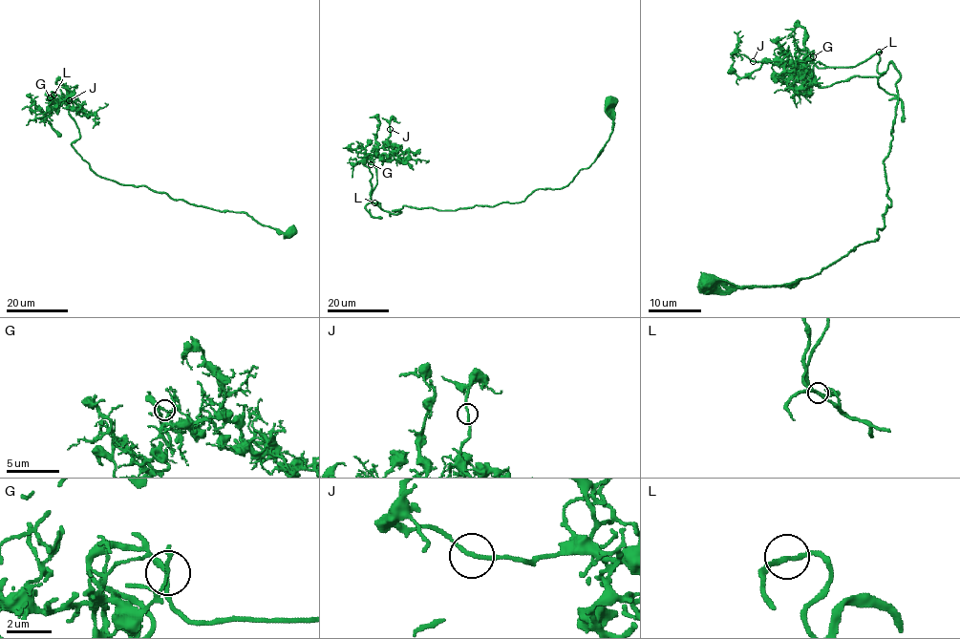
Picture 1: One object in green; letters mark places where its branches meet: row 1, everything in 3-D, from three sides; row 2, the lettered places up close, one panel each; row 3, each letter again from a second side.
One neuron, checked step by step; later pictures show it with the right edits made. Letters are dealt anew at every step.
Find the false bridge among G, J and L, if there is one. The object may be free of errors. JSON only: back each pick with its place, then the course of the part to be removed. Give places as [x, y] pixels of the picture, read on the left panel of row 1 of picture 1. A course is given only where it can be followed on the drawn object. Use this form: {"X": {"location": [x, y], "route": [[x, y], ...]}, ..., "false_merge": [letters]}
{"false_merge": []}

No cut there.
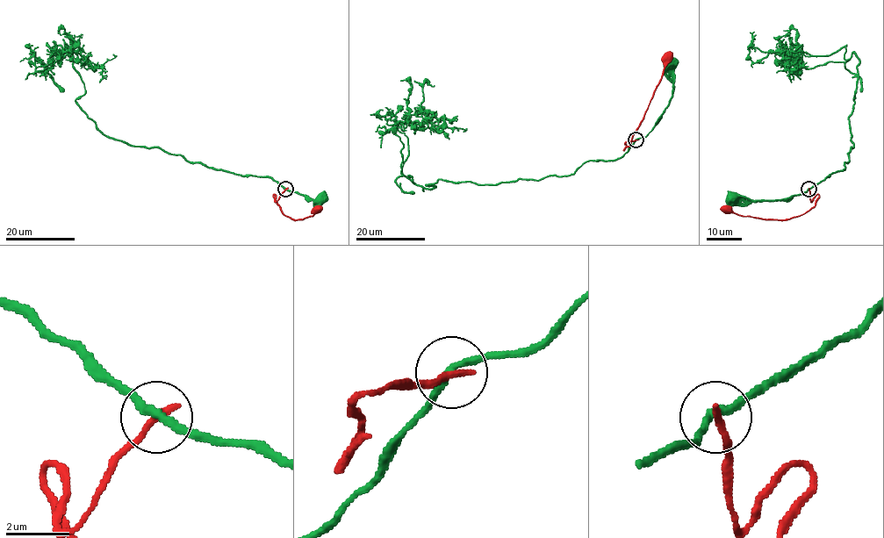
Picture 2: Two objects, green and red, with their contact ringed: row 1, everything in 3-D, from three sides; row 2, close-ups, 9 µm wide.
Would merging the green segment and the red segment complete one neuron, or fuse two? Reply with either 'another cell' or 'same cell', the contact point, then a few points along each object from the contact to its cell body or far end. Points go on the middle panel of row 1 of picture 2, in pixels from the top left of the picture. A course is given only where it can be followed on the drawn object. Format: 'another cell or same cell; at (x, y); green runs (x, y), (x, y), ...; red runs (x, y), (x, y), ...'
another cell; at (636, 139); green runs (636, 139), (644, 137), (652, 129), (670, 101), (672, 81), (670, 62); red runs (636, 139), (628, 140), (623, 150), (630, 143), (643, 119), (670, 52)

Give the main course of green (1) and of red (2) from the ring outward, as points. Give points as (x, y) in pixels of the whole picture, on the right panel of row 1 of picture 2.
1: (808, 190), (788, 198), (750, 200), (734, 197), (731, 198)
2: (808, 190), (811, 200), (816, 195), (819, 197), (812, 207), (788, 219), (743, 216), (728, 212), (721, 207)

